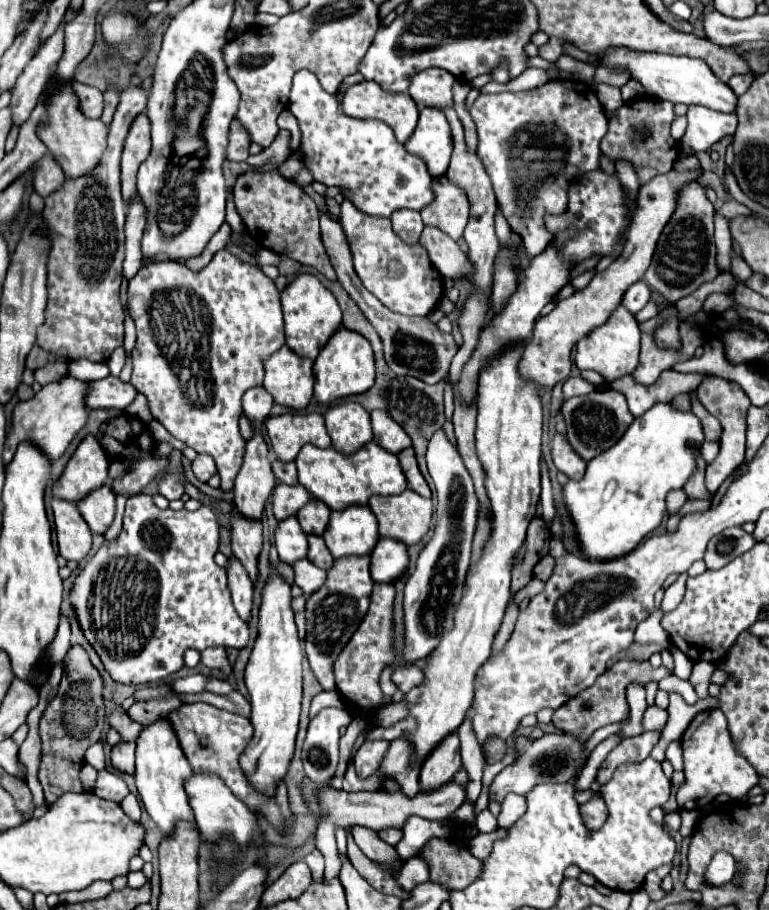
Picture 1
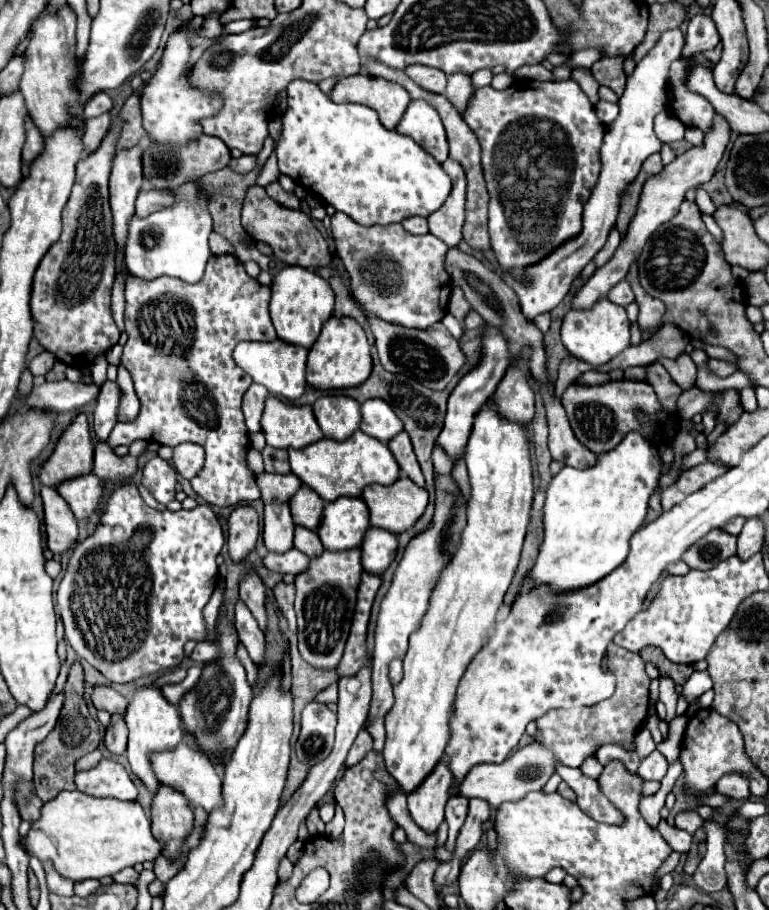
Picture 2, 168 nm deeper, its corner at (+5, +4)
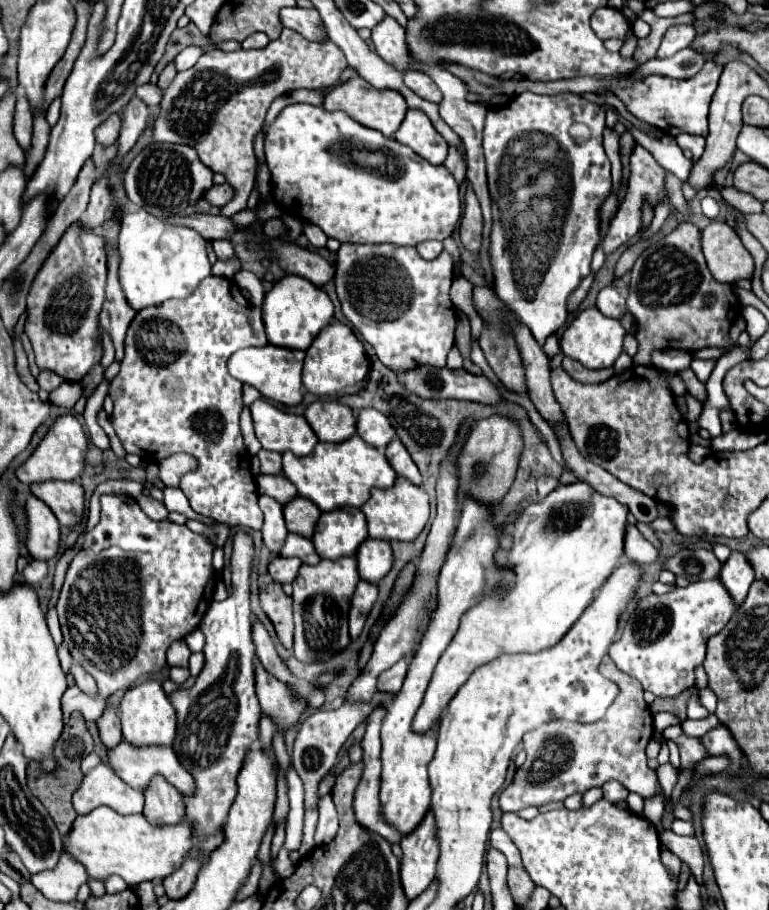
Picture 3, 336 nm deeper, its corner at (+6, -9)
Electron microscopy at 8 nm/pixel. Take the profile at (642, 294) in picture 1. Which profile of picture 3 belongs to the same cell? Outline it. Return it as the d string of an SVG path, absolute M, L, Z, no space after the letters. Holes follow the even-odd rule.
M608 285L598 293L596 307L612 319L622 319L622 315L626 313L626 301L614 285Z

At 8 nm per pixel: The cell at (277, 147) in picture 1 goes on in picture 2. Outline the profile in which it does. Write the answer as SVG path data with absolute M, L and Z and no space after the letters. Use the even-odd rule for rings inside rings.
M241 156L241 158L229 162L229 166L237 172L249 172L255 168L255 164L257 164L257 156Z

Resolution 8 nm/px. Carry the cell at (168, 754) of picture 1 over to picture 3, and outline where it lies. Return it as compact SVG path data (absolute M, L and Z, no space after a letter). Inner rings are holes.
M154 679L132 687L124 693L120 701L122 717L122 735L132 745L172 745L176 737L176 711L168 701L162 685Z

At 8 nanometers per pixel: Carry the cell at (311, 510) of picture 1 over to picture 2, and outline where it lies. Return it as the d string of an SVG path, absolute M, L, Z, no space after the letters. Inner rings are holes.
M301 486L297 494L289 500L293 522L297 526L305 526L309 530L317 530L317 524L321 522L321 512L325 502L313 492L309 486Z

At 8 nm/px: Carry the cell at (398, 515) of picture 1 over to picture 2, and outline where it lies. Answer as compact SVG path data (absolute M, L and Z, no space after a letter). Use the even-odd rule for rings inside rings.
M399 478L391 486L369 484L363 490L365 504L371 512L371 526L401 534L415 526L427 506L427 490L417 488L409 478Z

